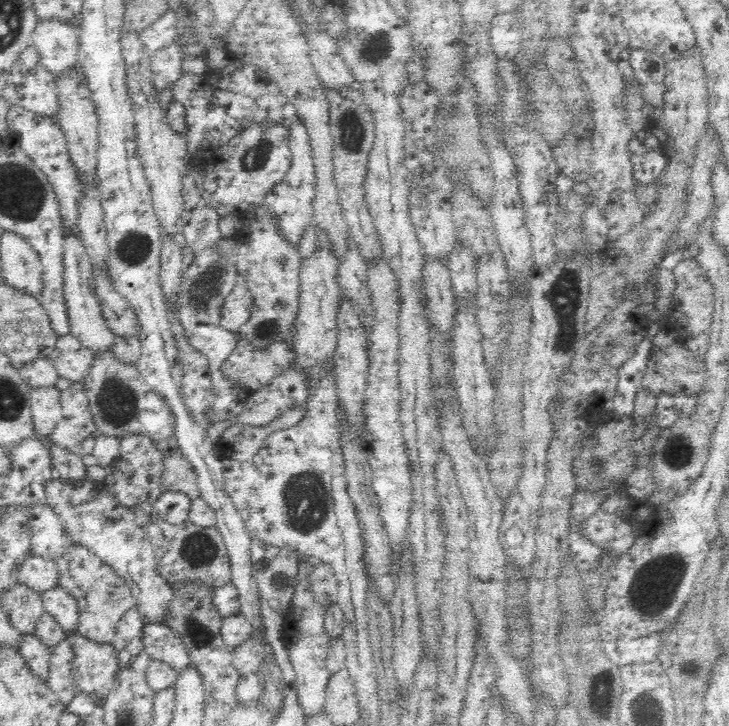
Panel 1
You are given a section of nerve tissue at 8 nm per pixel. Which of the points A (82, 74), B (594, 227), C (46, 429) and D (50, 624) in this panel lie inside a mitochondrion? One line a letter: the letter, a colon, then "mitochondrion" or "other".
A: other
B: other
C: other
D: other

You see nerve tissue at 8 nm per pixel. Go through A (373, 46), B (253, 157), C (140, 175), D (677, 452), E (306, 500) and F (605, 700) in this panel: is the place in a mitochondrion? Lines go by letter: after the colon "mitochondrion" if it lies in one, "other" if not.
A: mitochondrion
B: mitochondrion
C: other
D: mitochondrion
E: mitochondrion
F: mitochondrion

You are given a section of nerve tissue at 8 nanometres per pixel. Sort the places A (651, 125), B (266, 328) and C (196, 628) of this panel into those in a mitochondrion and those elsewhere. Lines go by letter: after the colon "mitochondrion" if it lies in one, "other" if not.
A: other
B: mitochondrion
C: mitochondrion

